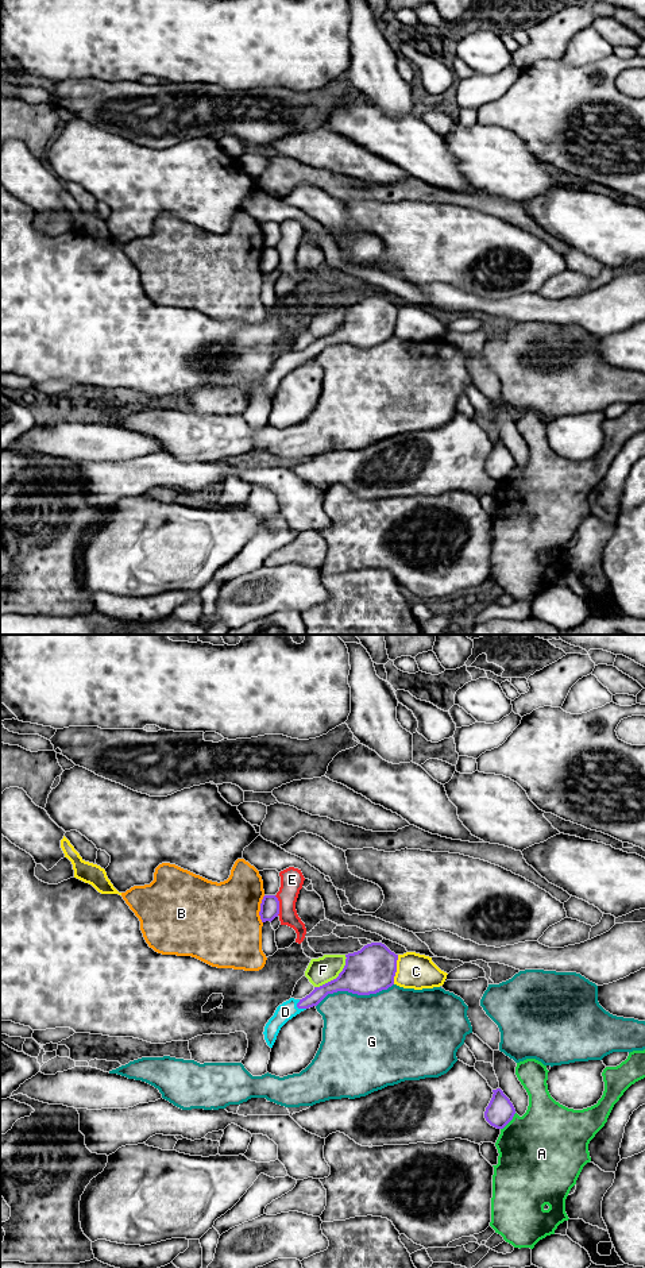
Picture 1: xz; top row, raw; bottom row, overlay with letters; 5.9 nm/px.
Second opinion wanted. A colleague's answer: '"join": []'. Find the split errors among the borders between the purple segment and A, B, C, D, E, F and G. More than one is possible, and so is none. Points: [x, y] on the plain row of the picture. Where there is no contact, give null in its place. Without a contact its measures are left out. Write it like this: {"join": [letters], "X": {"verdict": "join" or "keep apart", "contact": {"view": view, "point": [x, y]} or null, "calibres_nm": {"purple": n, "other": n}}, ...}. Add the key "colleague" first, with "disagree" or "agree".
{"colleague": "disagree", "join": ["D"], "A": {"verdict": "keep apart", "contact": {"view": "xz", "point": [509, 473]}, "calibres_nm": {"purple": 160, "other": 460}}, "B": {"verdict": "keep apart", "contact": {"view": "xz", "point": [261, 261]}, "calibres_nm": {"purple": 110, "other": 460}}, "C": {"verdict": "keep apart", "contact": {"view": "xz", "point": [396, 322]}, "calibres_nm": {"purple": 280, "other": 220}}, "D": {"verdict": "join", "contact": {"view": "xz", "point": [298, 359]}, "calibres_nm": {"purple": 80, "other": 110}}, "E": {"verdict": "keep apart", "contact": {"view": "xz", "point": [278, 257]}, "calibres_nm": {"purple": 110, "other": 140}}, "F": {"verdict": "keep apart", "contact": {"view": "xz", "point": [338, 328]}, "calibres_nm": {"purple": 280, "other": 160}}, "G": {"verdict": "keep apart", "contact": {"view": "xz", "point": [354, 345]}, "calibres_nm": {"purple": 280, "other": 460}}}

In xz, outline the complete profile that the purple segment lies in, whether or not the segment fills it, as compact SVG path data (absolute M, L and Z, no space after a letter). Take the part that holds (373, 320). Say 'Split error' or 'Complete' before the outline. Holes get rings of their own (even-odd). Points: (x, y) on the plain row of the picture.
Split error. M371 294L360 302L345 307L339 328L302 351L290 350L279 356L264 378L264 392L273 400L281 379L301 363L317 358L328 346L348 343L358 347L376 346L394 336L398 307L382 294Z

